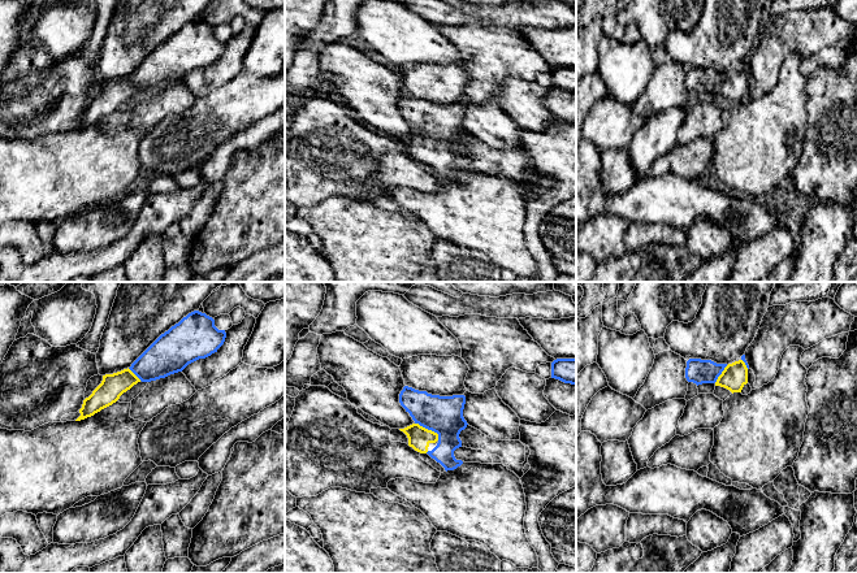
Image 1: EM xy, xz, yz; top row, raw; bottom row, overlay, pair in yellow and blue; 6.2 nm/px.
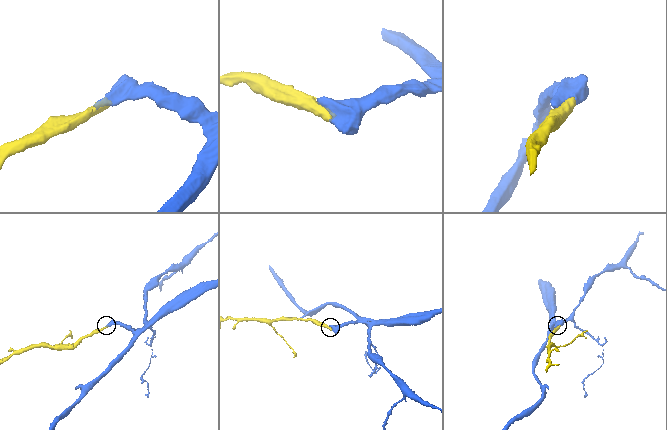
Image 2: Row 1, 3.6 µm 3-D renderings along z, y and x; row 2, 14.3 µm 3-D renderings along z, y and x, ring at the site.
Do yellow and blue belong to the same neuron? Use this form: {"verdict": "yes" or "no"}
{"verdict": "yes"}

